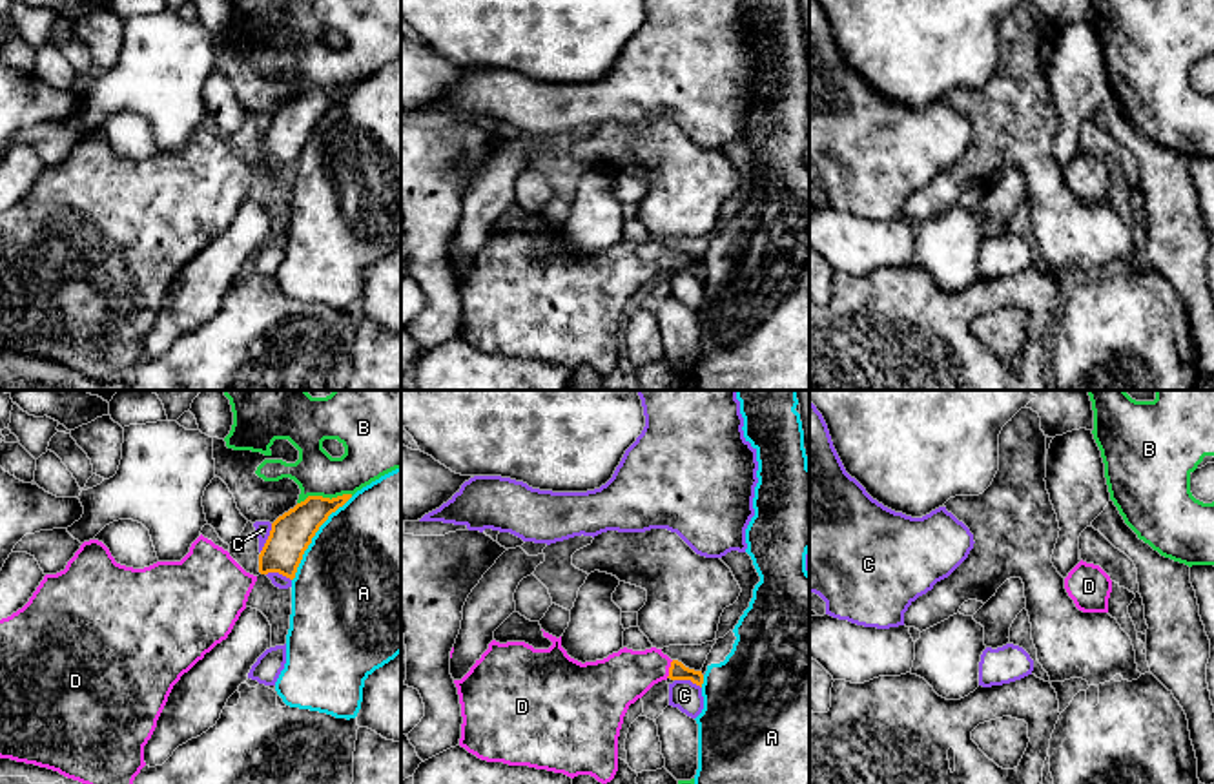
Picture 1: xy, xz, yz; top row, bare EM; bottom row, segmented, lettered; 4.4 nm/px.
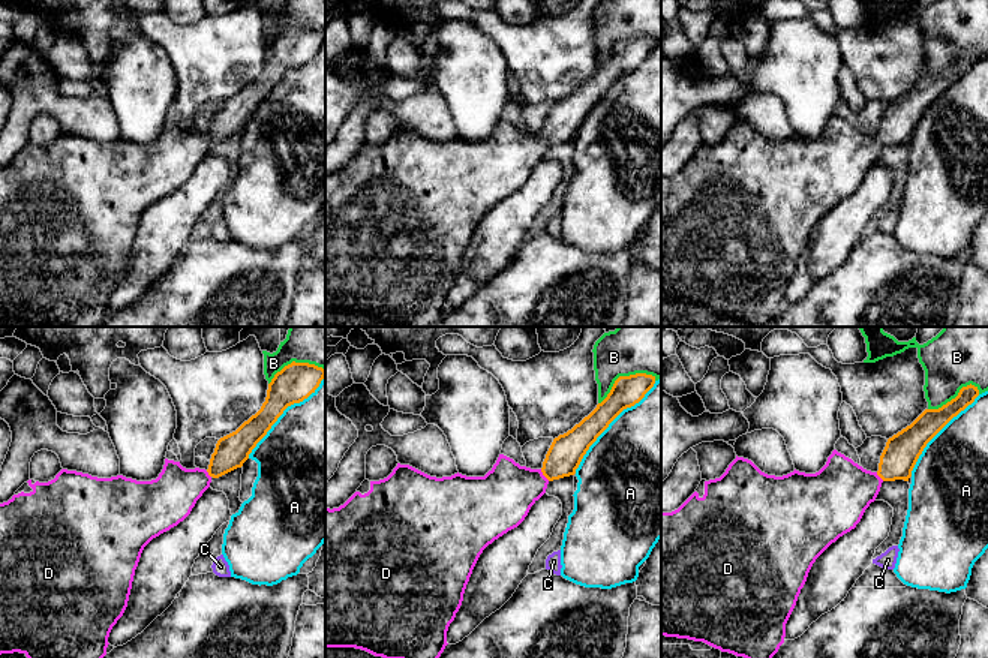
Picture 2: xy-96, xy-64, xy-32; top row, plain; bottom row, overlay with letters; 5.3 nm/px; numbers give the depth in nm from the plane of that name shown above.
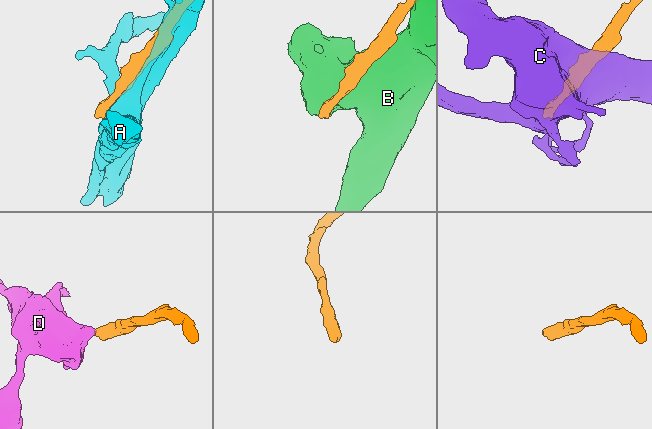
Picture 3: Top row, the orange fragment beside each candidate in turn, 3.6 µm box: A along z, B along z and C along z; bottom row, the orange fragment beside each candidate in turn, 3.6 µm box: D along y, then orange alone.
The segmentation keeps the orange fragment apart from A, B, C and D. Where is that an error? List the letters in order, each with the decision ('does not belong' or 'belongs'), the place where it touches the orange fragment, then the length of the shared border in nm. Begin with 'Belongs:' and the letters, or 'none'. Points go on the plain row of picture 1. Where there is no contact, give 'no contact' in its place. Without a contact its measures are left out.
Belongs: D
A: does not belong; meets orange in xy at (314, 126); contact 460 nm long
B: does not belong; meets orange in xy at (325, 90); contact 260 nm long
C: does not belong; meets orange in xy at (268, 130); contact 140 nm long
D: belongs; meets orange in xz at (669, 261); contact 90 nm long

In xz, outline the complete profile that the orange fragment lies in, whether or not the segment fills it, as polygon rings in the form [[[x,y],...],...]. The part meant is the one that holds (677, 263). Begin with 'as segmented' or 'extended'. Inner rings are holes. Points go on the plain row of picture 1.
extended; [[[545,222],[543,228],[552,233],[549,241],[534,241],[525,233],[499,235],[492,232],[470,263],[461,272],[454,272],[463,308],[459,337],[478,350],[547,361],[571,370],[591,366],[598,374],[607,376],[618,363],[618,328],[629,297],[642,290],[654,275],[667,270],[691,272],[700,279],[704,275],[702,263],[671,252],[656,239],[645,242],[623,239],[603,252],[581,255],[561,239],[561,228],[556,230]]]

